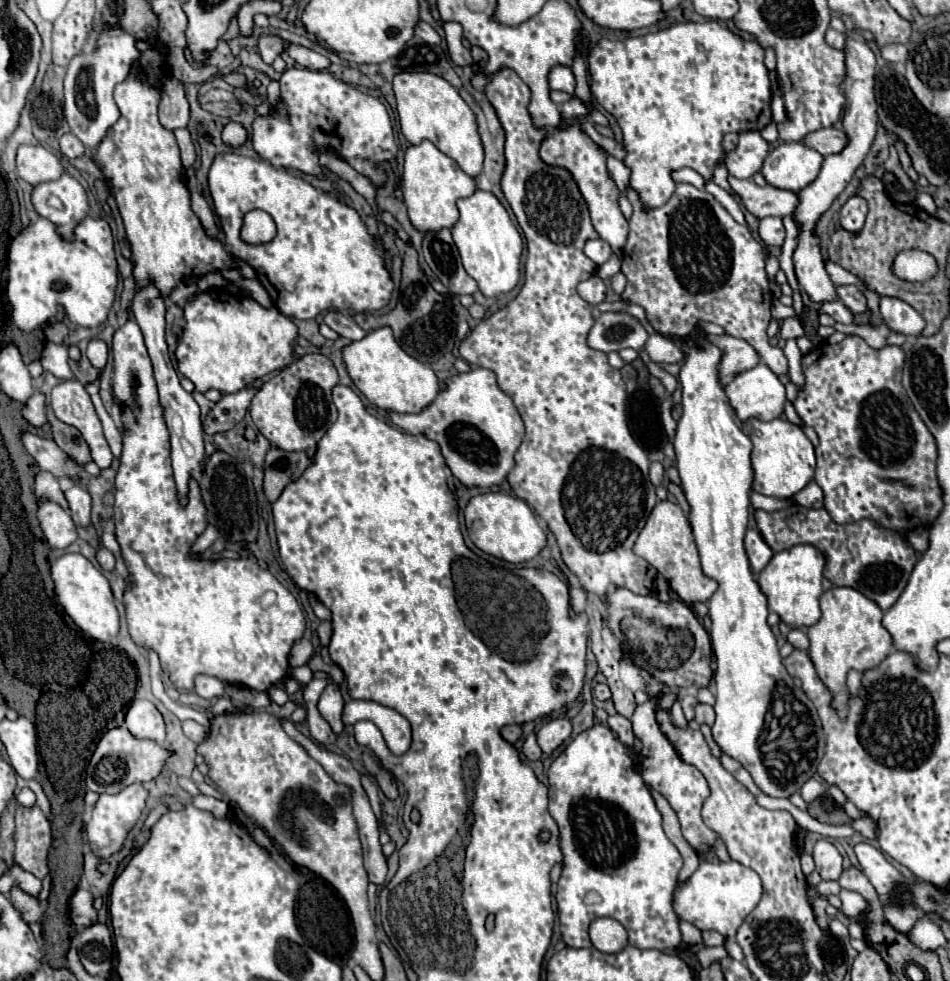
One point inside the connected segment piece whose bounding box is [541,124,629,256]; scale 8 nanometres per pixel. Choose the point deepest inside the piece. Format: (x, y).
(570, 147)

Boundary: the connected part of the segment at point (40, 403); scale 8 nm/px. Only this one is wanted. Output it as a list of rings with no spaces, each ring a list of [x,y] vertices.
[[[35,392],[23,406],[23,418],[35,426],[35,428],[41,428],[47,418],[45,418],[45,396],[41,392]]]

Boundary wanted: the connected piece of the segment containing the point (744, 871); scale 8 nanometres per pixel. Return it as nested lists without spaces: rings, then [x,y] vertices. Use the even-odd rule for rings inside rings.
[[[729,860],[729,862],[701,862],[691,880],[687,884],[677,886],[673,908],[681,920],[695,924],[699,930],[717,930],[721,936],[733,940],[737,928],[745,920],[745,916],[757,906],[761,900],[763,886],[761,878],[755,870]]]

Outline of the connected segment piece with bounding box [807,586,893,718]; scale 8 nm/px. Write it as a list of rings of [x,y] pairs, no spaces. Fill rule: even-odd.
[[[833,586],[831,590],[823,592],[821,596],[821,620],[807,630],[811,646],[809,646],[809,656],[819,672],[819,678],[827,688],[833,692],[833,708],[839,712],[841,718],[847,716],[847,684],[845,676],[851,668],[865,672],[875,666],[891,652],[893,648],[893,638],[891,634],[883,628],[881,618],[883,612],[871,598],[861,594],[855,588],[849,586]]]

